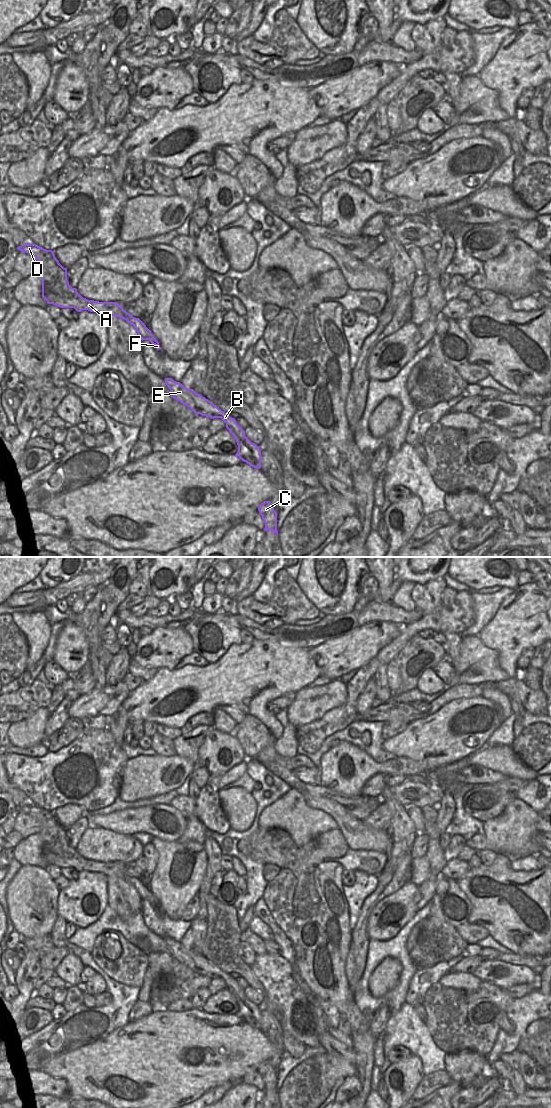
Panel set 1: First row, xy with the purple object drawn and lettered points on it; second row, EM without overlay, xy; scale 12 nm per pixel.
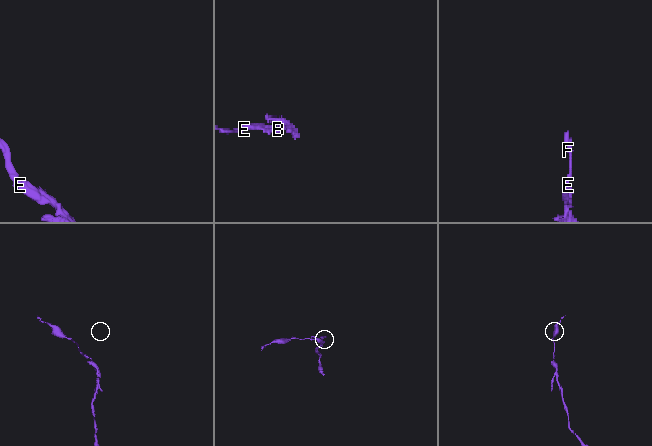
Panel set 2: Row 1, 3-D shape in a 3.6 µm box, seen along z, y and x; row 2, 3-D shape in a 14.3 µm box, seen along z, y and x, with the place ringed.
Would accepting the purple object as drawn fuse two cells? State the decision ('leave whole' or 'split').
split

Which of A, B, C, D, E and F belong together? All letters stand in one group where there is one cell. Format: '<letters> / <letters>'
A B D E F / C

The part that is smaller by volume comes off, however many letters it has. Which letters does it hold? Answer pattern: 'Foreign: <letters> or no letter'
Foreign: C

